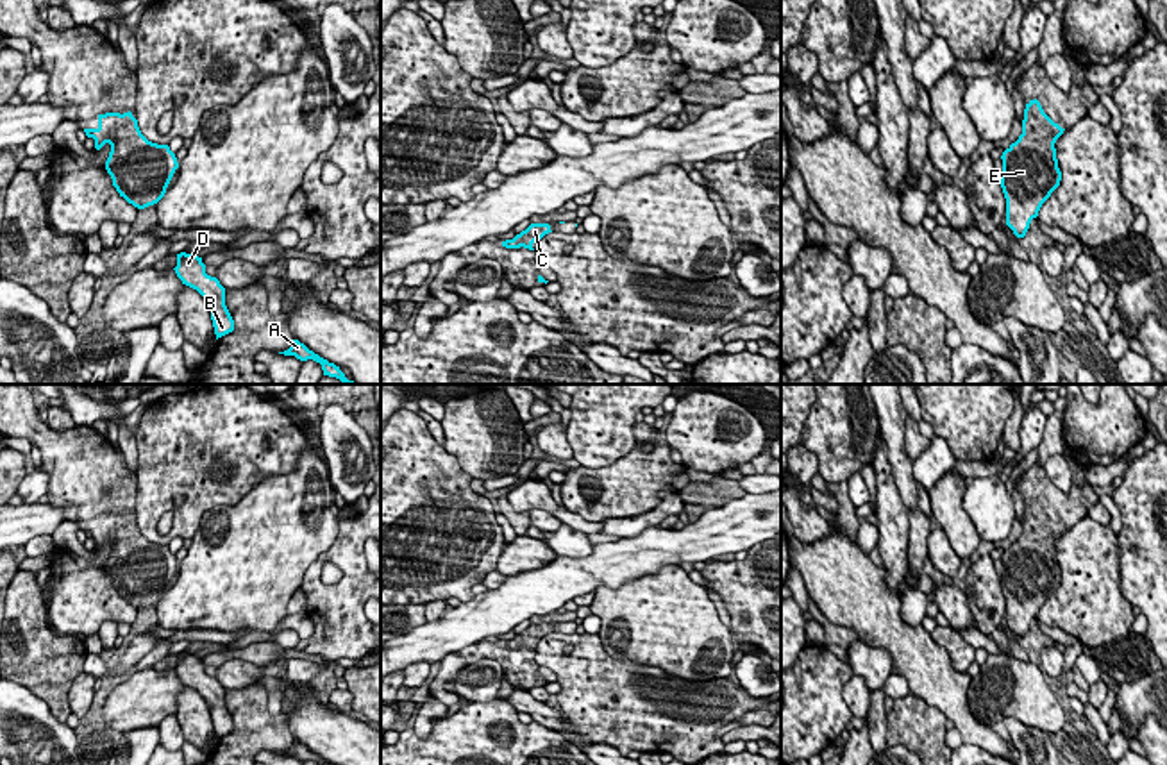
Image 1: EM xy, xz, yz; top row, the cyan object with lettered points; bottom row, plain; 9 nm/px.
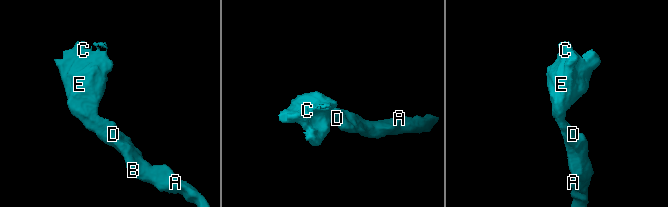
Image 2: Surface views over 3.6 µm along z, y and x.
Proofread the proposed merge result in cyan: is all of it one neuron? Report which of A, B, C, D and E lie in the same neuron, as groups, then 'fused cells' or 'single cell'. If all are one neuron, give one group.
groups A B C D E; single cell

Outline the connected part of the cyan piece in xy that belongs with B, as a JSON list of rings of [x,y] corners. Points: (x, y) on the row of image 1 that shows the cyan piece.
[[[181,252],[173,268],[182,284],[197,290],[209,306],[216,340],[234,331],[234,320],[225,306],[225,288],[206,273],[202,257]]]

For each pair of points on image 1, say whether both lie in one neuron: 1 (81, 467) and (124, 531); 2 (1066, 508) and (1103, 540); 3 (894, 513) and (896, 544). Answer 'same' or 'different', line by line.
1: same
2: different
3: same

